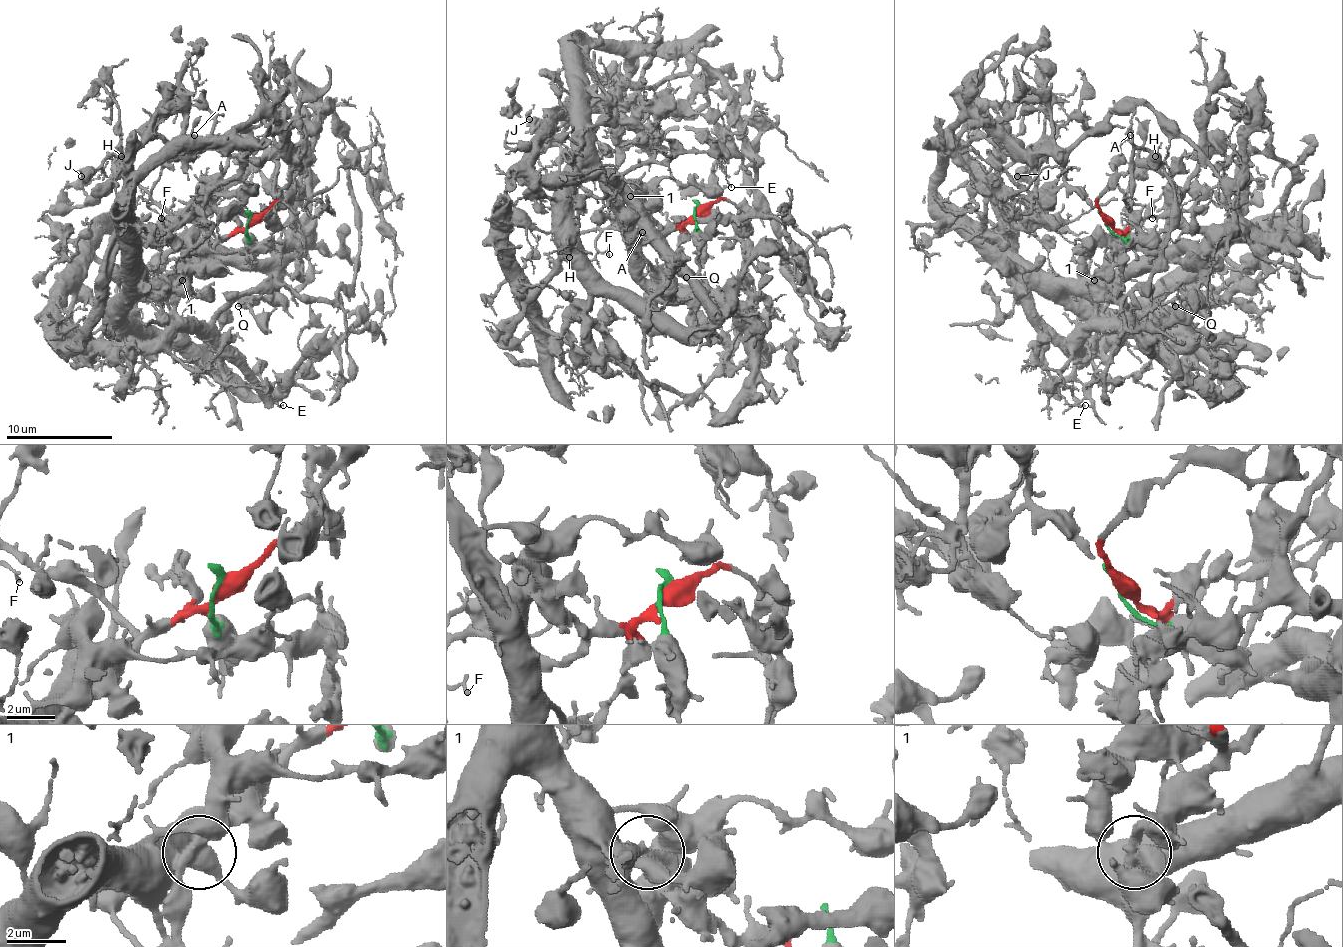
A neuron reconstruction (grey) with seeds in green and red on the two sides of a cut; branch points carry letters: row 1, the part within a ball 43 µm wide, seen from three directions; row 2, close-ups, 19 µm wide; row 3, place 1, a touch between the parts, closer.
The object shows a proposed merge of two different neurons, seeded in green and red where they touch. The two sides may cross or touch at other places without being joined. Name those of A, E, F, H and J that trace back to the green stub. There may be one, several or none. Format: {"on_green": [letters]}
{"on_green": []}

